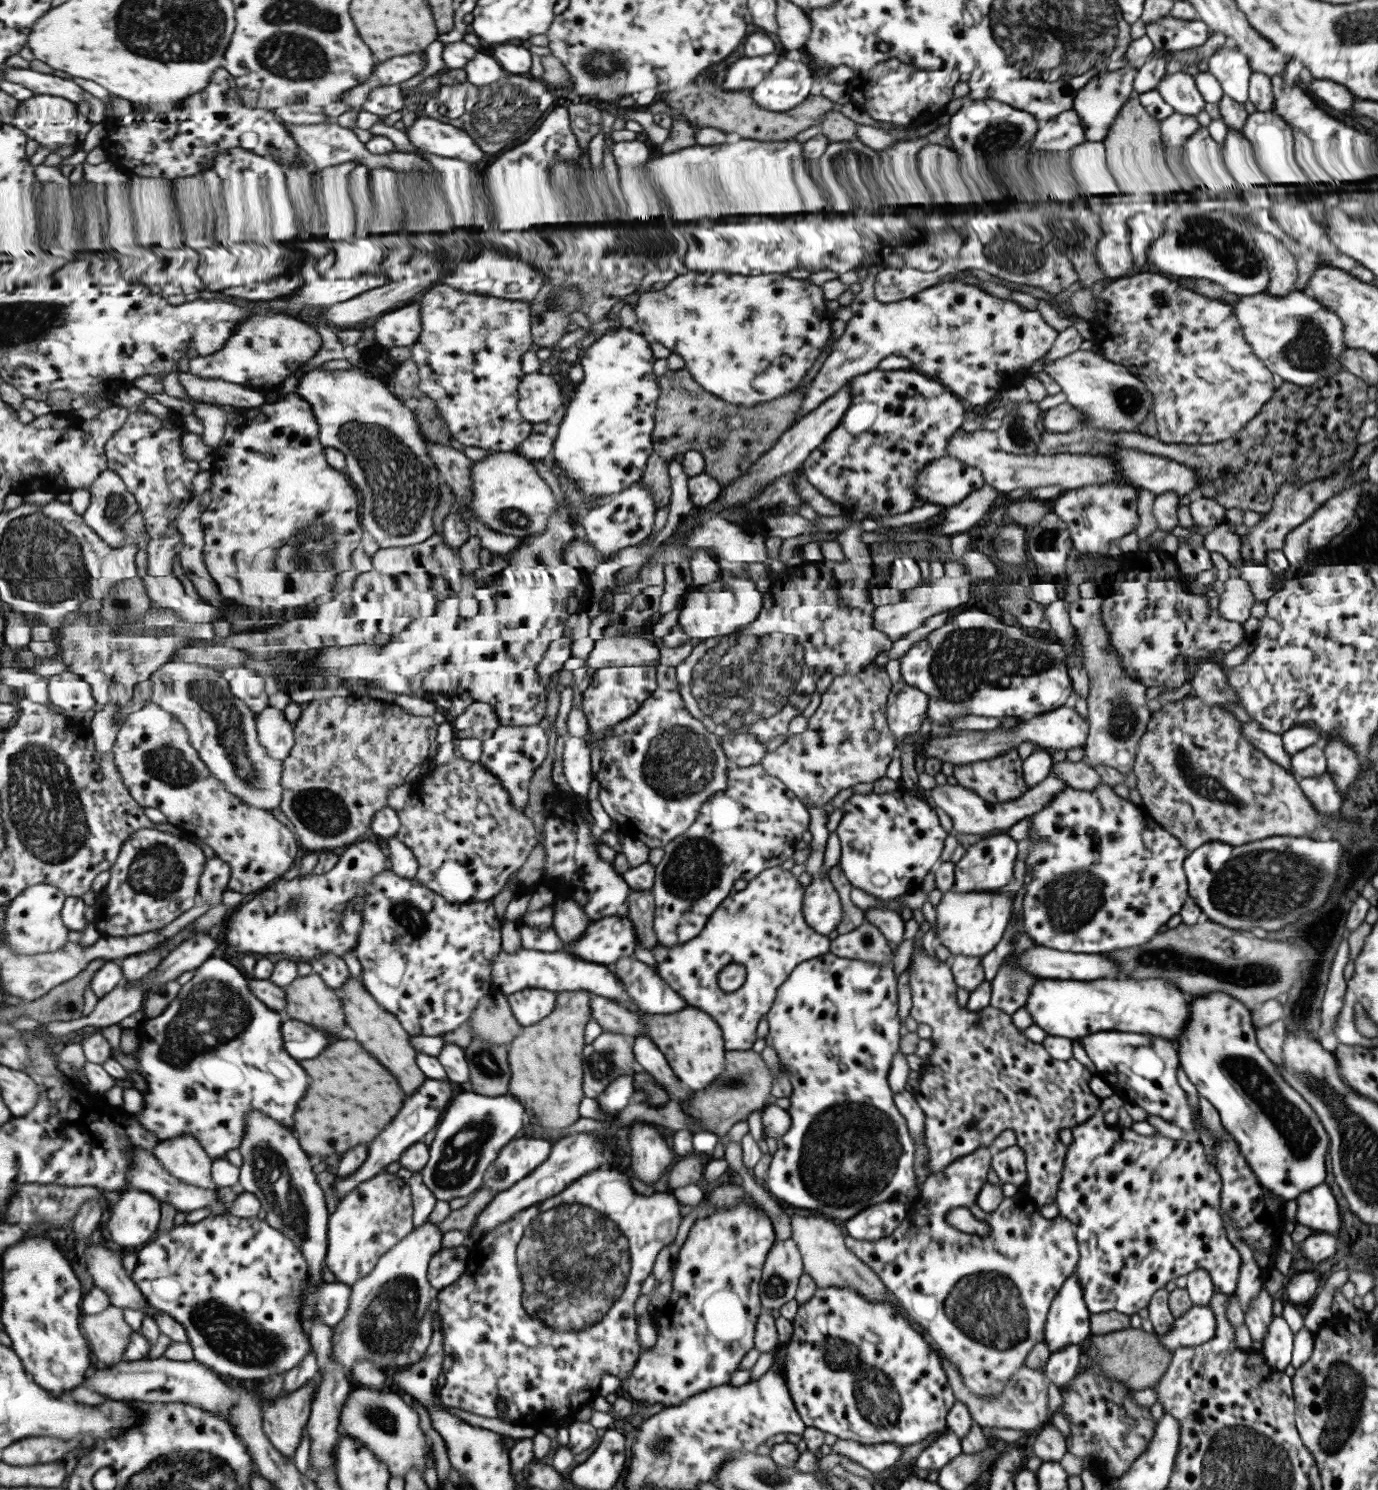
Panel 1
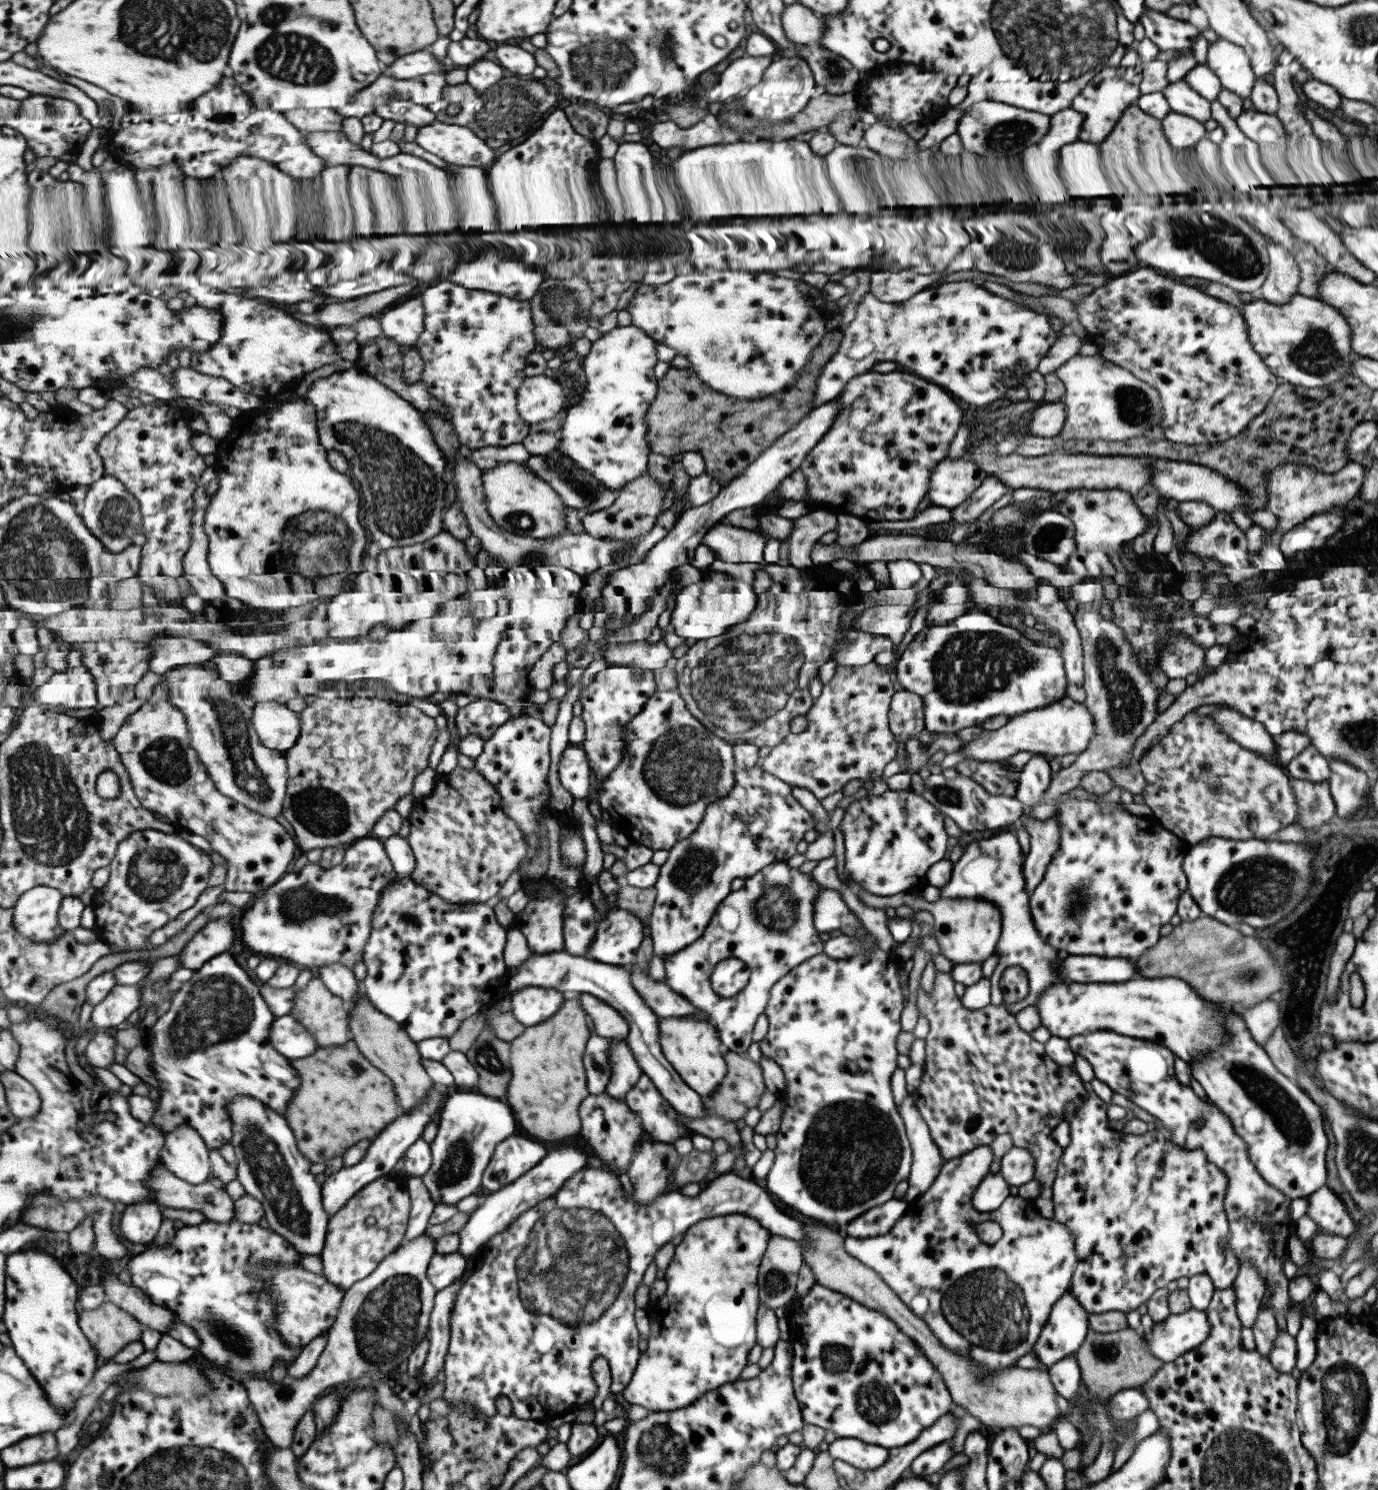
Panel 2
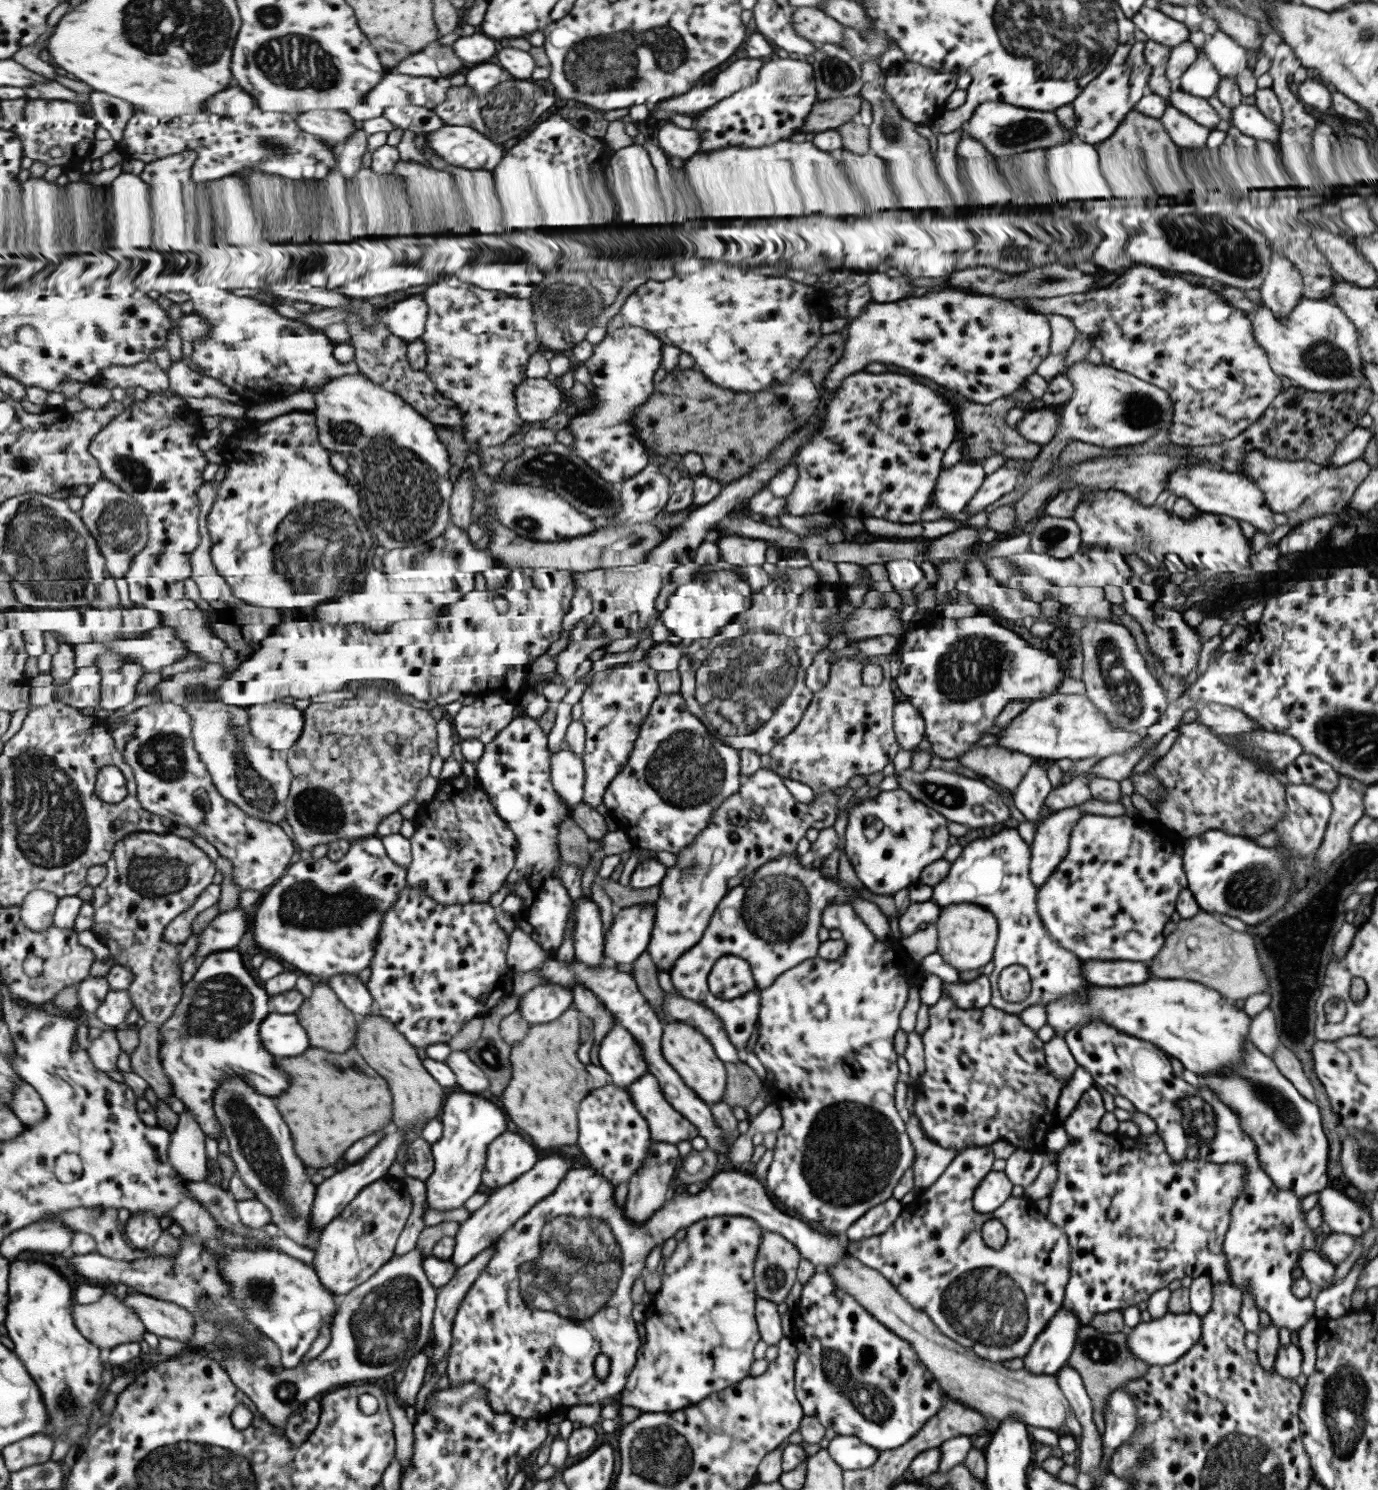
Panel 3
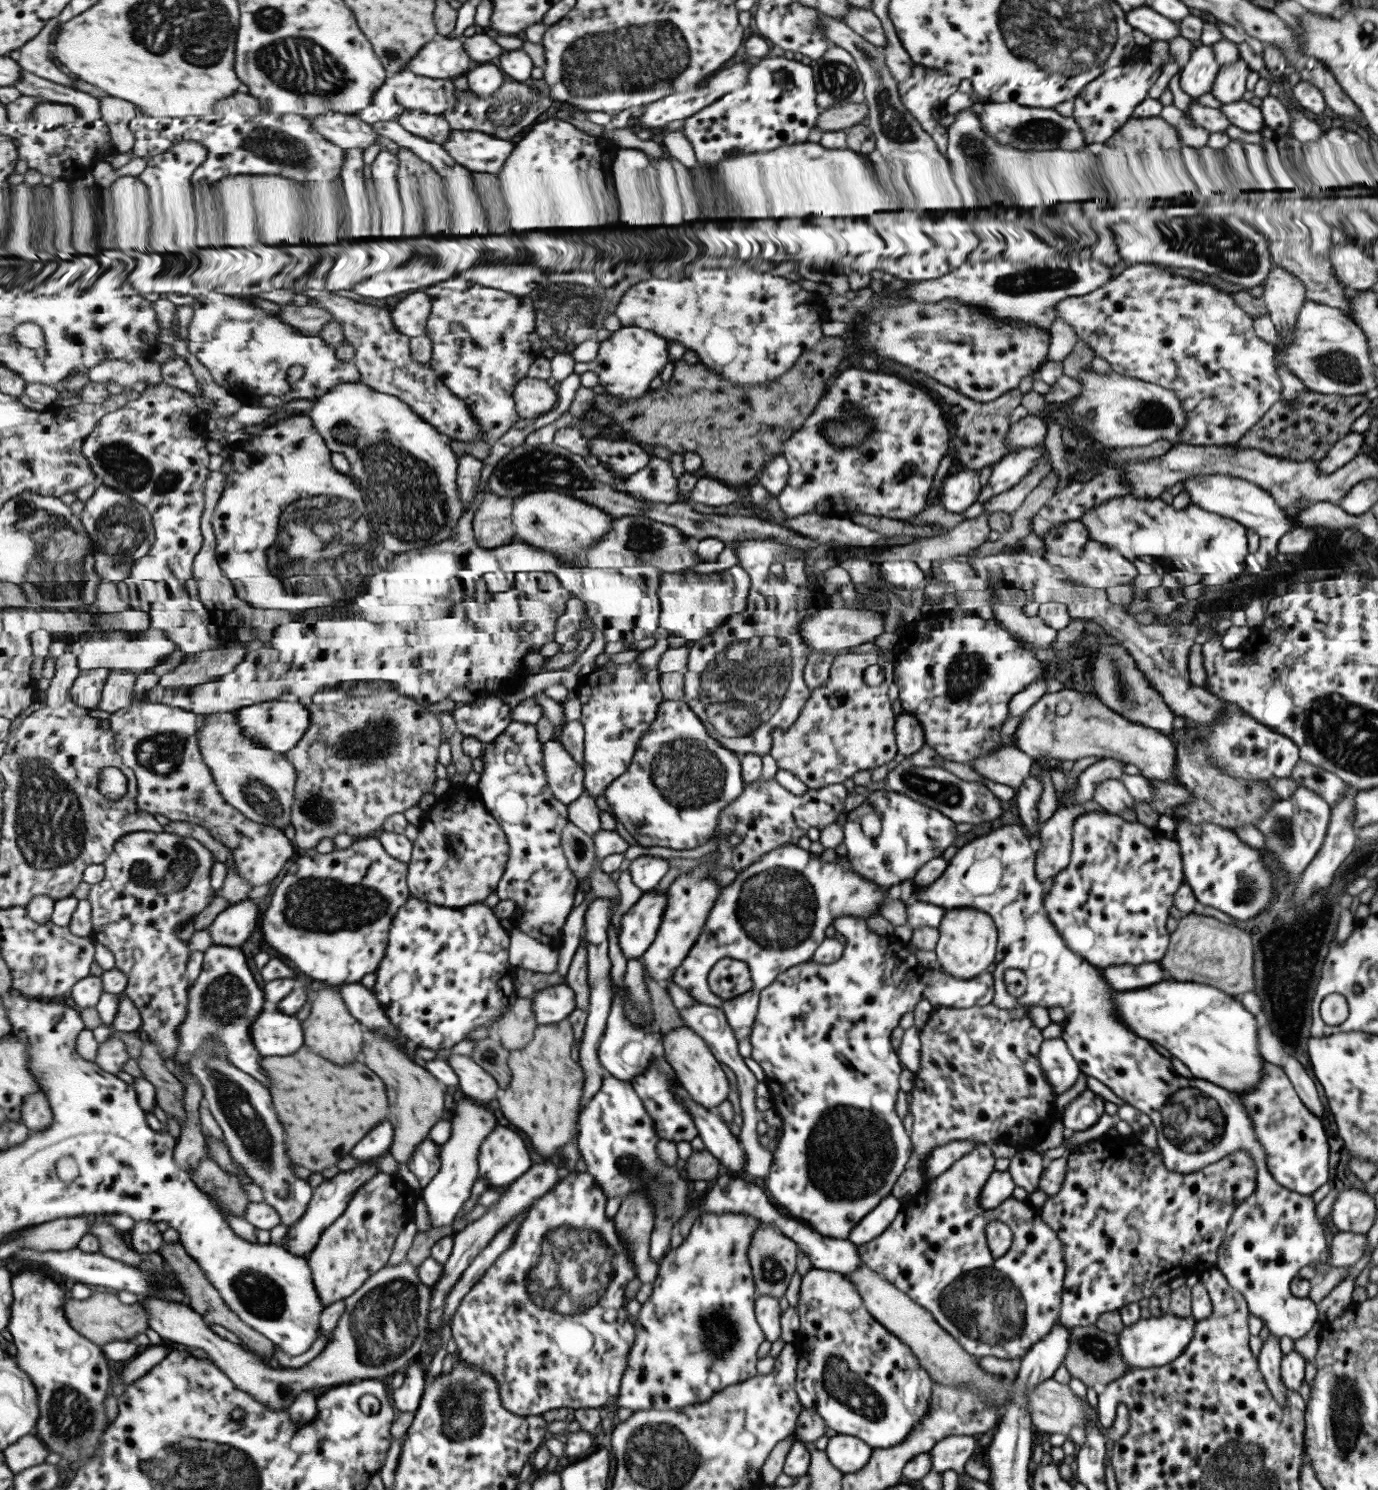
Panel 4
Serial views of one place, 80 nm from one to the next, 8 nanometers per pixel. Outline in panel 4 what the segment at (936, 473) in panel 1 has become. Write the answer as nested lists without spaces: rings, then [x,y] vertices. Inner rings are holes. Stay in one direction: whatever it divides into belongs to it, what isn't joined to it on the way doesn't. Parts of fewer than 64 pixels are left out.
[[[950,472],[942,480],[937,493],[938,503],[947,512],[962,513],[966,508],[976,502],[980,494],[980,482],[978,472]]]

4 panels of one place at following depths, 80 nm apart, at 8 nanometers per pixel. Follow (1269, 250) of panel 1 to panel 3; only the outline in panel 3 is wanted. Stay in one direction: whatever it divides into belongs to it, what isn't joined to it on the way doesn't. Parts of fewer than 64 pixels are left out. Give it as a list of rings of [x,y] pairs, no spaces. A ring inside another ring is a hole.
[[[1272,252],[1268,274],[1258,286],[1261,303],[1276,319],[1286,317],[1302,296],[1302,278],[1295,266]]]

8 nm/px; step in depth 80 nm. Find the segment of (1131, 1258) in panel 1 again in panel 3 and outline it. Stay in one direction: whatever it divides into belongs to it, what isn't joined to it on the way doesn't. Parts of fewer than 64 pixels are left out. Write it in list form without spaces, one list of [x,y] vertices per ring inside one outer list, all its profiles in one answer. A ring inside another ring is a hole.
[[[1091,1086],[1080,1095],[1079,1100],[1067,1118],[1060,1122],[1067,1136],[1074,1139],[1072,1140],[1073,1144],[1068,1144],[1068,1146],[1057,1152],[1057,1180],[1055,1180],[1055,1186],[1053,1186],[1051,1194],[1048,1196],[1049,1204],[1045,1215],[1048,1222],[1051,1222],[1057,1228],[1061,1228],[1067,1235],[1070,1248],[1070,1271],[1067,1285],[1064,1287],[1062,1306],[1075,1314],[1080,1320],[1081,1326],[1087,1325],[1089,1319],[1095,1314],[1106,1313],[1110,1310],[1121,1312],[1129,1306],[1136,1306],[1138,1302],[1147,1300],[1153,1292],[1167,1287],[1171,1281],[1180,1280],[1184,1276],[1195,1279],[1198,1276],[1205,1275],[1208,1276],[1210,1283],[1213,1283],[1213,1285],[1229,1283],[1227,1259],[1222,1249],[1222,1242],[1228,1228],[1229,1210],[1231,1210],[1233,1201],[1239,1198],[1240,1192],[1245,1186],[1245,1179],[1243,1179],[1245,1168],[1241,1163],[1219,1165],[1195,1158],[1191,1162],[1183,1160],[1181,1164],[1175,1164],[1167,1156],[1163,1140],[1156,1132],[1149,1135],[1137,1135],[1137,1144],[1133,1144],[1133,1148],[1121,1148],[1119,1142],[1117,1142],[1117,1136],[1119,1135],[1117,1132],[1105,1134],[1097,1129],[1097,1124],[1099,1124],[1099,1119],[1103,1114],[1105,1114],[1105,1109],[1103,1109],[1101,1095],[1099,1095],[1094,1086]]]

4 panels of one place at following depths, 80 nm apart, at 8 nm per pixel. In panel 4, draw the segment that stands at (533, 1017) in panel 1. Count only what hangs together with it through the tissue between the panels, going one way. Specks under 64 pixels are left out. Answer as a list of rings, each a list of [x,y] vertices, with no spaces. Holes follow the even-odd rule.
[[[566,983],[537,991],[533,1002],[535,1018],[539,1025],[561,1022],[573,1010],[577,1010],[576,992]]]

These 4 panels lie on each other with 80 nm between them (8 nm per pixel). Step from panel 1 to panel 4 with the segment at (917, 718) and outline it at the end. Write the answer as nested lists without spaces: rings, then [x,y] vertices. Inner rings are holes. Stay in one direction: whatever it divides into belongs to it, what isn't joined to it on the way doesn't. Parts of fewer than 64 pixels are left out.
[[[902,712],[894,716],[894,740],[896,752],[908,758],[925,744],[921,726],[913,715]]]

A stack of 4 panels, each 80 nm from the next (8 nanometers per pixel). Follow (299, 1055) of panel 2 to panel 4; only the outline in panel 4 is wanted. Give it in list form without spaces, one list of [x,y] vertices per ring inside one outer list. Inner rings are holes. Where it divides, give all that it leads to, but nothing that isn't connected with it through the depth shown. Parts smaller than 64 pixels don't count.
[[[266,1007],[252,1026],[252,1037],[264,1057],[289,1056],[306,1046],[306,1032],[295,1015]]]

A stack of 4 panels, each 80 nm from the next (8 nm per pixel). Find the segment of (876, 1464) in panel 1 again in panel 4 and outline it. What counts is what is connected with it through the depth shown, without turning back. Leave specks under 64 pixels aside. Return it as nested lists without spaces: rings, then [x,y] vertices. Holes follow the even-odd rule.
[[[836,1434],[828,1438],[824,1451],[829,1462],[839,1472],[847,1474],[868,1463],[872,1448],[855,1436]]]

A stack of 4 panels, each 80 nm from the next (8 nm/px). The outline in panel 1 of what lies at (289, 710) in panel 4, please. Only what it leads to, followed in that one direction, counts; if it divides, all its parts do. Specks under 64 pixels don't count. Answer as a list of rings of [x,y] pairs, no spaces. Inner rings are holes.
[[[270,706],[258,716],[258,734],[263,748],[275,760],[285,760],[296,744],[295,727],[285,718],[283,710]]]

